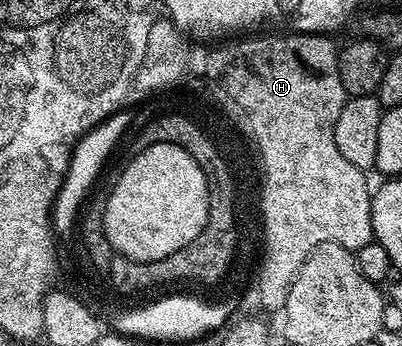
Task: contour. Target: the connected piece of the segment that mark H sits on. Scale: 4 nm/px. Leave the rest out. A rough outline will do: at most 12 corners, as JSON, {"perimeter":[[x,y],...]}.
{"perimeter":[[327,34],[225,41],[208,74],[268,162],[268,303],[373,241]]}

